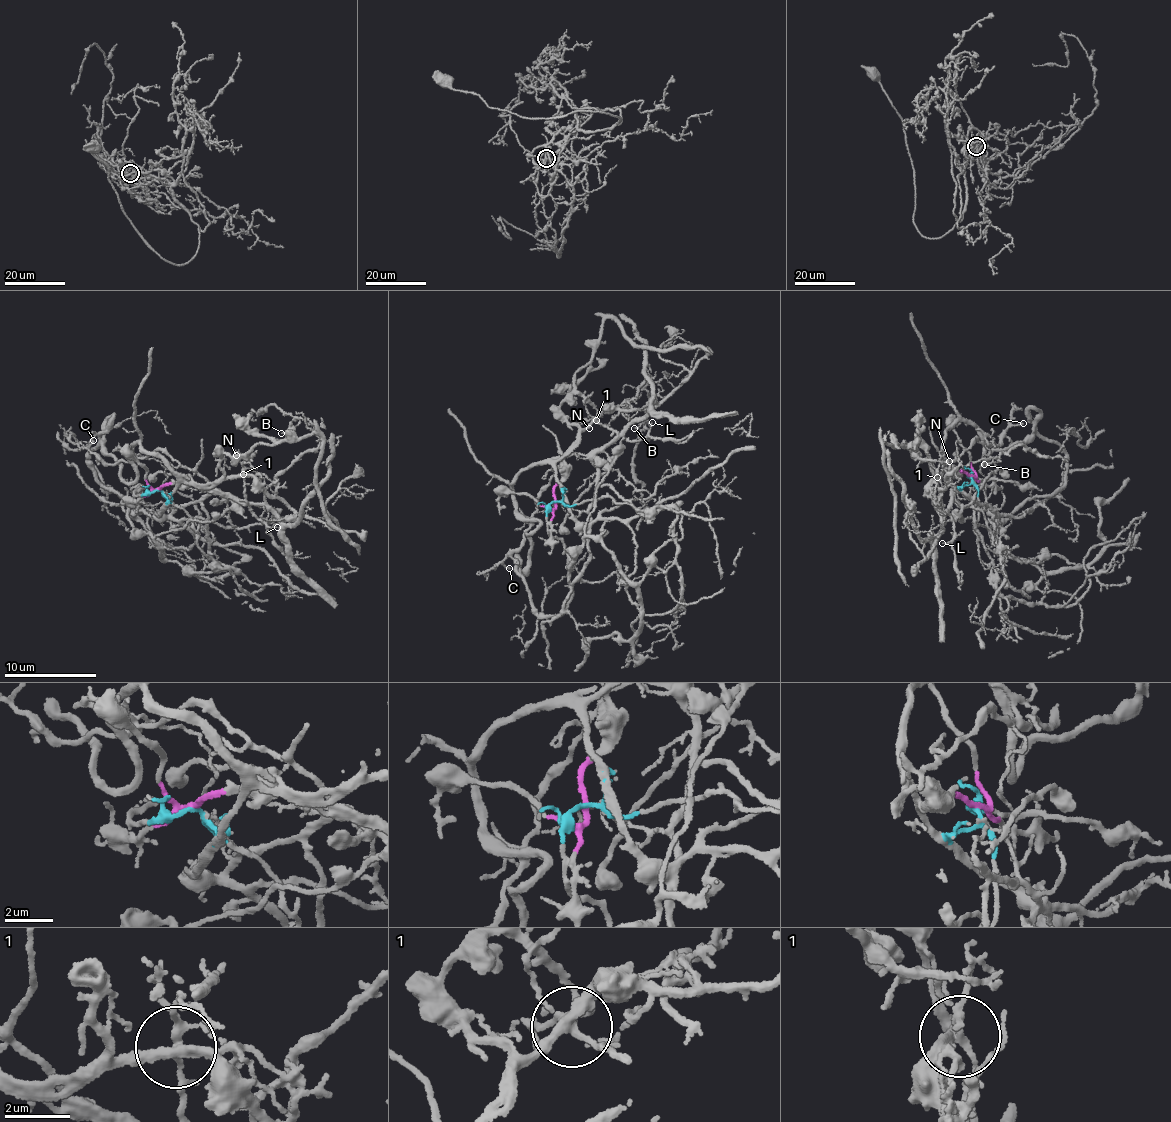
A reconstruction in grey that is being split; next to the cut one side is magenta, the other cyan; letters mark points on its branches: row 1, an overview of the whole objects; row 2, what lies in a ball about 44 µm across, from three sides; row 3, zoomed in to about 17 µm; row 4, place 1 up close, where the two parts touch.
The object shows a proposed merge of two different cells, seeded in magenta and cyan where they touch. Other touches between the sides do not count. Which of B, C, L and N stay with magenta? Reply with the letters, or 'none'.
B, C, L, N

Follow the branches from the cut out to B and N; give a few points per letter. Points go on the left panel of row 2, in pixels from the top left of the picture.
B: (158, 489), (194, 471), (243, 501), (264, 501), (264, 488), (321, 439), (305, 419), (280, 432)
N: (158, 489), (194, 471), (212, 486), (241, 501), (244, 497), (243, 465), (236, 455)

